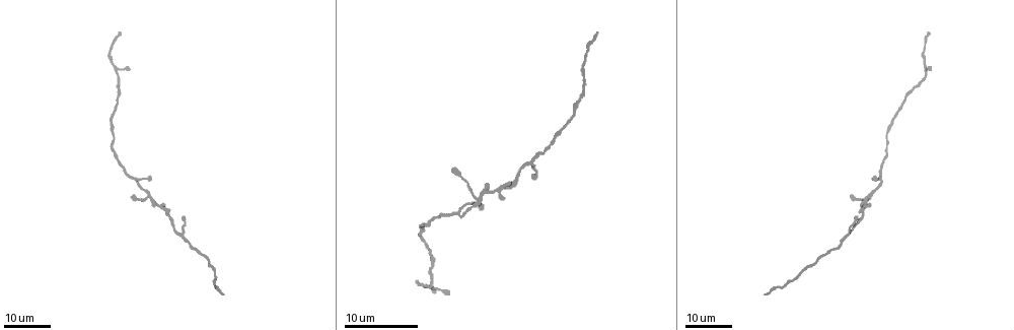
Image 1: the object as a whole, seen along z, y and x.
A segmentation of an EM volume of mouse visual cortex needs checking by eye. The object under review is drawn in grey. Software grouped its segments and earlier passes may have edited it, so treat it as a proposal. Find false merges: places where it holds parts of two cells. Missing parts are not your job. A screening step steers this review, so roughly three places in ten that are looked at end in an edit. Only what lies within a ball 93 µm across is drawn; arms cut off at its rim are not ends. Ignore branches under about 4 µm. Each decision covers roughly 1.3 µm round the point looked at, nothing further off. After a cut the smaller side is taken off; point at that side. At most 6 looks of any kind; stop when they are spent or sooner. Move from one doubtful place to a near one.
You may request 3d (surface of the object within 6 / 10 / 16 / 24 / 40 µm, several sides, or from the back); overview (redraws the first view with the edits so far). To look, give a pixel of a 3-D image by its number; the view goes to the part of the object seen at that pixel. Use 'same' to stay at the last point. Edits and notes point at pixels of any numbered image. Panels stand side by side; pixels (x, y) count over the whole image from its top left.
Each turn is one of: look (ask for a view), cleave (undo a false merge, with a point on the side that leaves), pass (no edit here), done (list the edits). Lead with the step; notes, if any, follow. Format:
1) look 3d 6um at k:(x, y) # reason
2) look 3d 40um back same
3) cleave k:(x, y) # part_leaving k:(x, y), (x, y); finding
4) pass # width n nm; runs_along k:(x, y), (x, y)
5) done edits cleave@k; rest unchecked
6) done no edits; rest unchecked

look 3d 24um at 1:(869, 198) # three-way junction

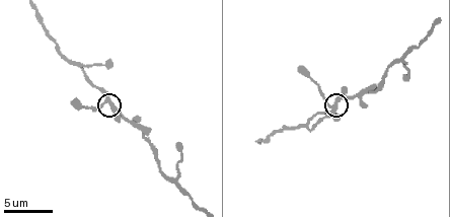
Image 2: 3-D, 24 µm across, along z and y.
look 3d 10um at 2:(108, 102)

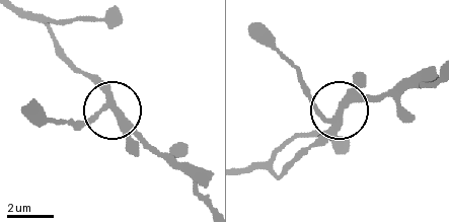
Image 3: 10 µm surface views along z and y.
pass # arms 3; runs_along 3:(69, 58), (109, 102), (107, 110), (74, 130); continuous, no second cell

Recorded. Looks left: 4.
look 3d 24um at 1:(905, 97) # calibre changes

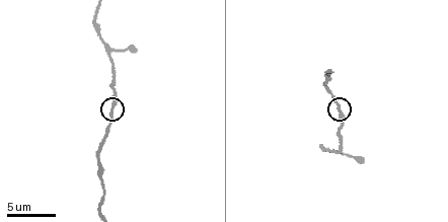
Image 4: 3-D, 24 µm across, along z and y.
look 3d 10um at 4:(112, 110)

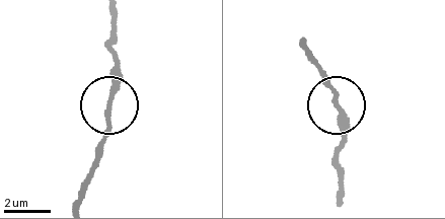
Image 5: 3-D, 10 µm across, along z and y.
pass # width 180 nm; one cell here

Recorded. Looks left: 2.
look 3d 10um at 2:(177, 181) # three-way junction

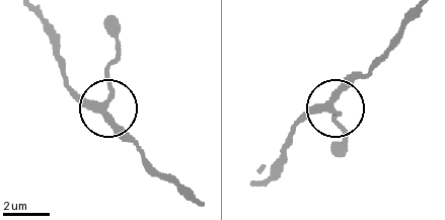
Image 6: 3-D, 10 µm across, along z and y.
pass # width 260 nm; all the same cell

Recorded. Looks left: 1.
done no edits; rest unchecked

